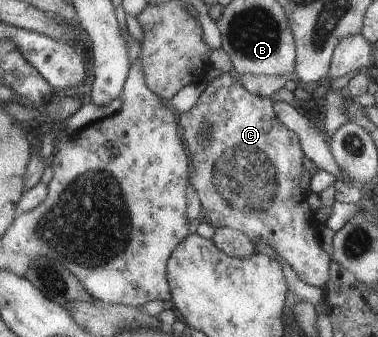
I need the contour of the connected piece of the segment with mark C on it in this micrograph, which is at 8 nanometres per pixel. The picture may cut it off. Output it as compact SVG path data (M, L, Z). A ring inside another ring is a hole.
M222 73L210 81L205 90L195 101L195 105L188 111L181 112L178 120L183 127L183 141L187 145L187 153L191 153L191 174L189 183L197 194L203 215L203 222L217 229L229 227L253 243L262 242L272 248L275 253L295 271L303 283L316 288L323 288L327 280L329 255L321 251L319 239L311 225L307 225L309 205L305 203L305 195L299 189L301 169L301 149L299 137L289 131L279 121L275 111L271 109L271 101L259 95L248 93L230 73ZM207 121L209 137L207 141L199 141L199 123Z

